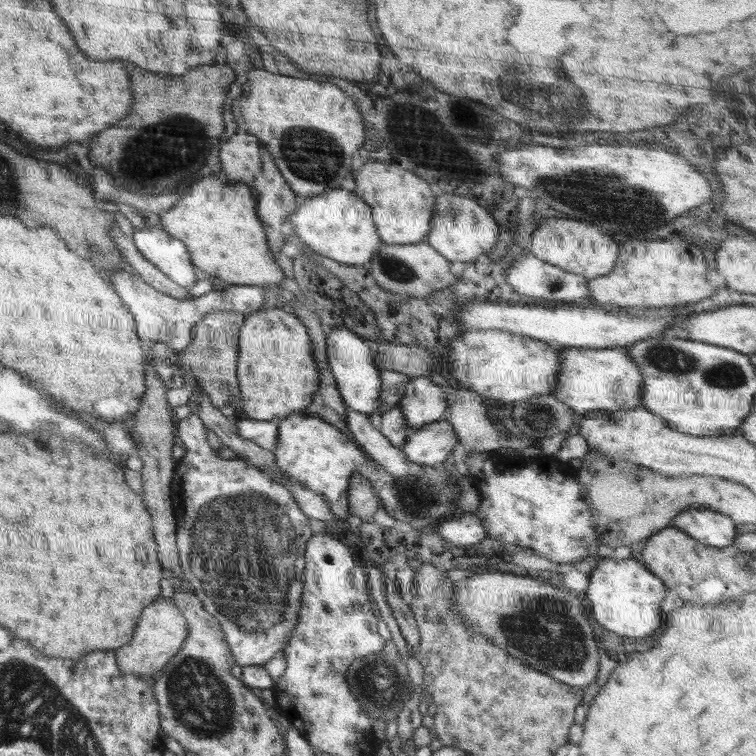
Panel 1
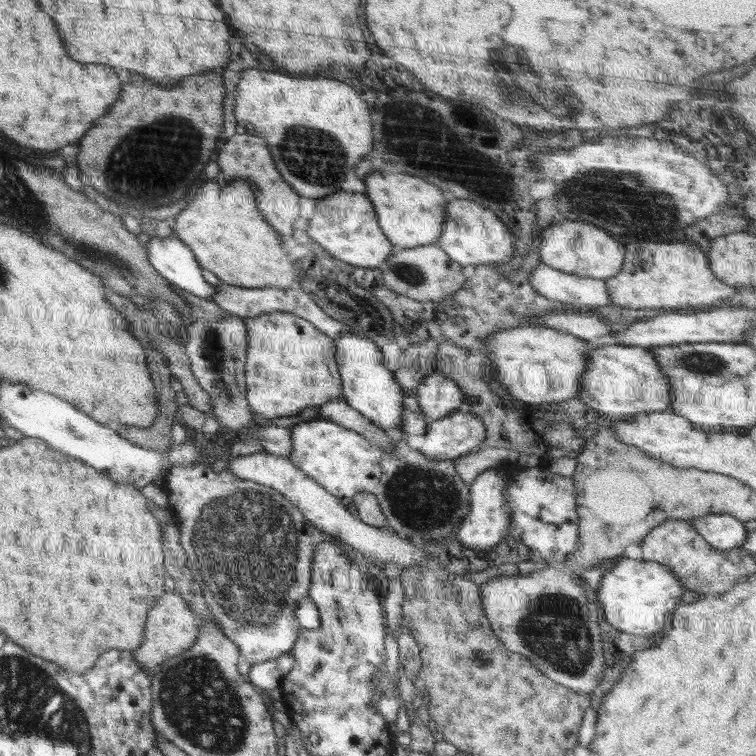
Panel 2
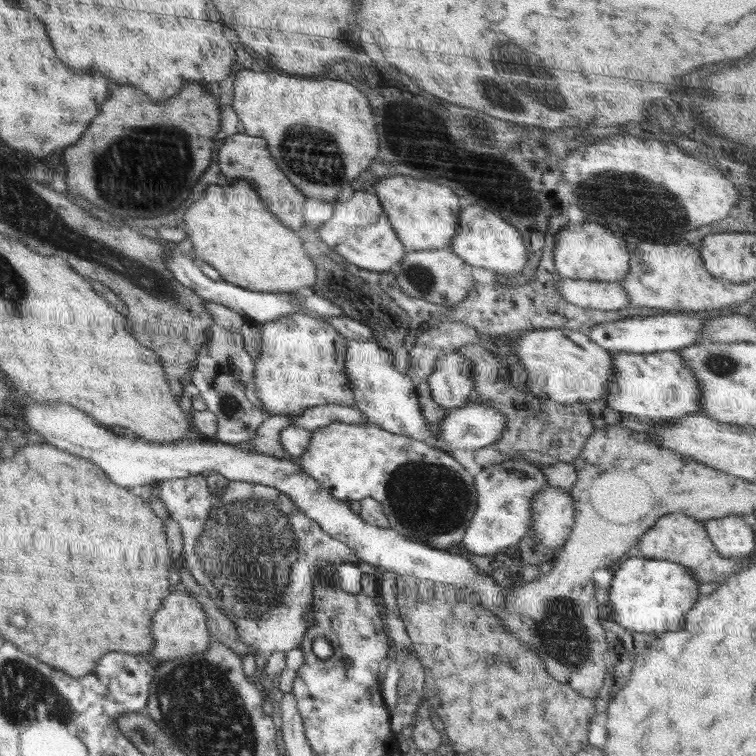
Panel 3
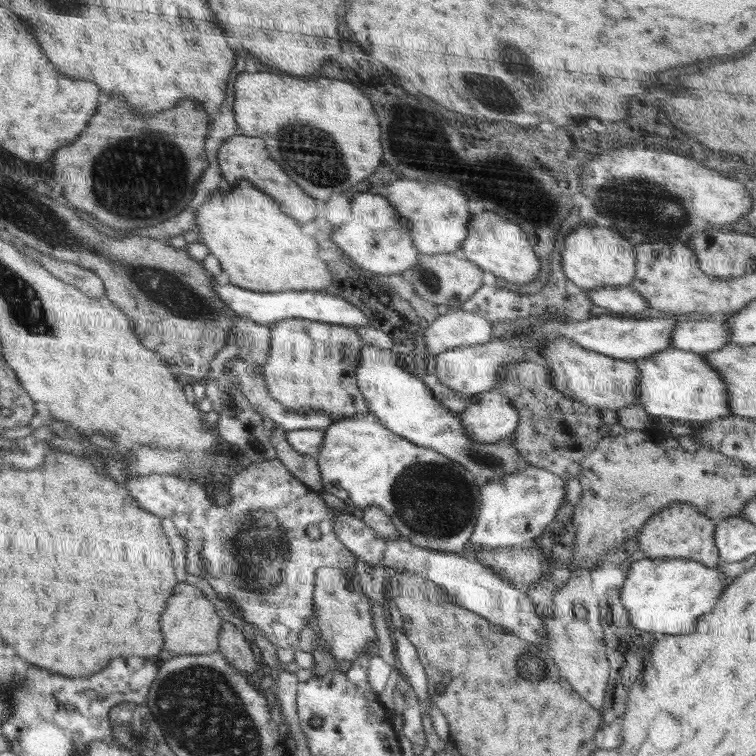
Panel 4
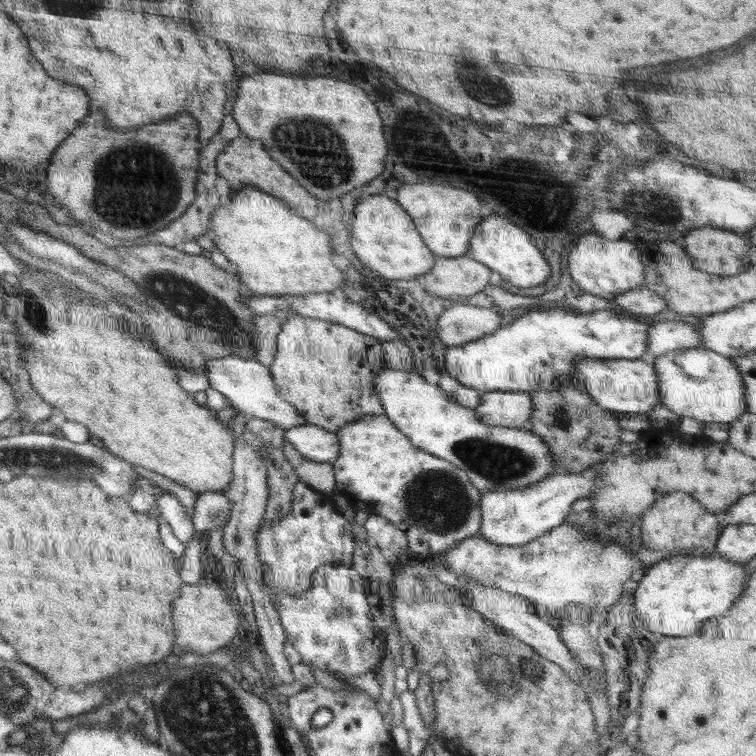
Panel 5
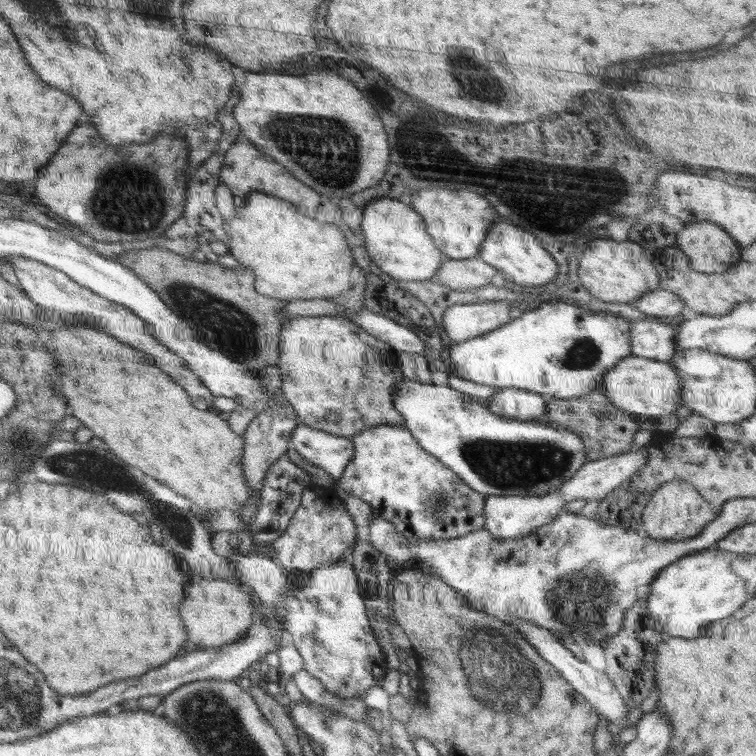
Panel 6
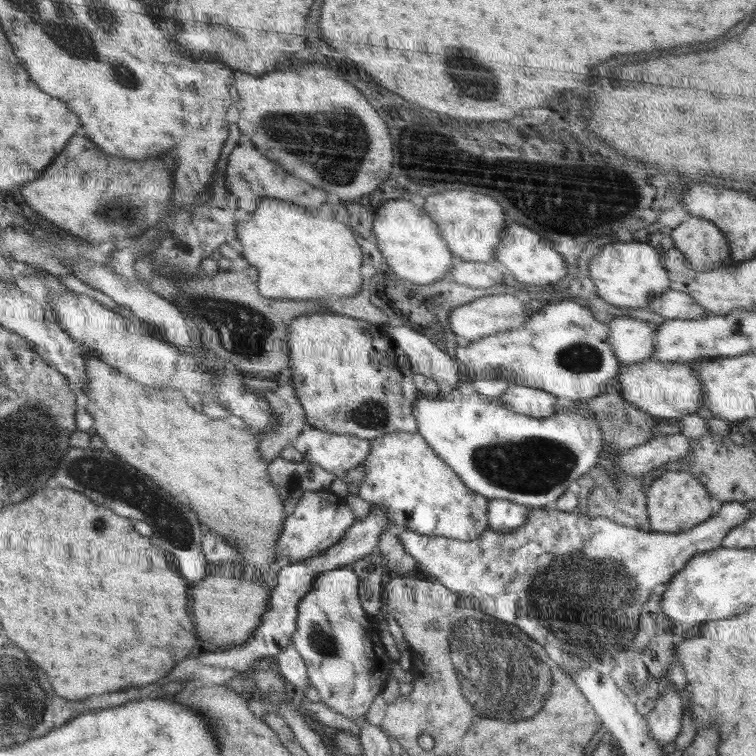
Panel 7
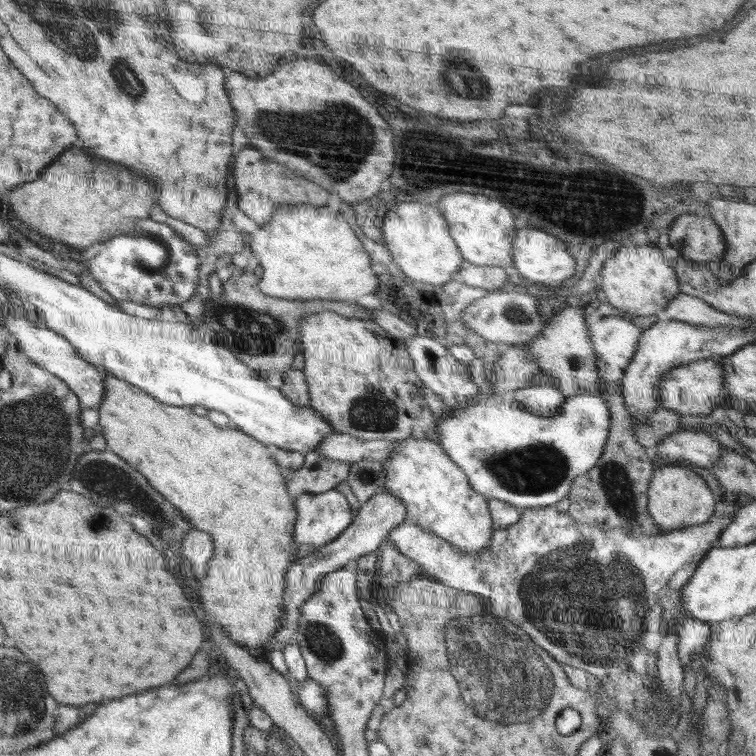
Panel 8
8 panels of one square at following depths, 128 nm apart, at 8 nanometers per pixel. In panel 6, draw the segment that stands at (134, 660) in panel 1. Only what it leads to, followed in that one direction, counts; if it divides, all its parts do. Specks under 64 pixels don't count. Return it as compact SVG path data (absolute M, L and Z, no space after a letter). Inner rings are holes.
M202 578L184 591L185 599L180 606L182 620L188 628L188 638L198 649L215 649L234 643L247 634L254 623L254 603L248 588L240 583L223 579Z

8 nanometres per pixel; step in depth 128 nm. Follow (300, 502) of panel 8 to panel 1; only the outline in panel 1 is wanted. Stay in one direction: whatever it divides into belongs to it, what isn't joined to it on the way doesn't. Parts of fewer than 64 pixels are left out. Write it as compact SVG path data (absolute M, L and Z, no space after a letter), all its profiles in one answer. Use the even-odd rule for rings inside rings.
M192 395L187 405L192 414L182 420L176 421L175 436L184 443L186 454L175 466L174 479L171 486L171 502L174 517L176 518L177 534L176 542L179 551L179 560L185 580L191 585L196 596L202 600L206 610L219 622L226 641L230 645L230 653L234 657L234 664L244 667L248 665L264 665L274 658L276 652L288 647L294 628L299 622L300 598L303 590L303 571L305 570L305 548L308 540L314 534L310 529L310 520L295 504L291 493L282 484L274 482L268 473L262 472L258 467L252 466L242 459L224 459L216 453L206 441L206 426L196 414L199 395Z

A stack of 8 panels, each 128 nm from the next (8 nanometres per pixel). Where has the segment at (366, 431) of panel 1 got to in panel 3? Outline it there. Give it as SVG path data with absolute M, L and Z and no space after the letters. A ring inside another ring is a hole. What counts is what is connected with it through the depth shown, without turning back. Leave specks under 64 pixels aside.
M322 404L322 406L310 407L296 415L288 415L288 418L292 418L292 426L300 426L309 431L318 430L336 421L348 424L368 421L356 407L342 406L342 404Z

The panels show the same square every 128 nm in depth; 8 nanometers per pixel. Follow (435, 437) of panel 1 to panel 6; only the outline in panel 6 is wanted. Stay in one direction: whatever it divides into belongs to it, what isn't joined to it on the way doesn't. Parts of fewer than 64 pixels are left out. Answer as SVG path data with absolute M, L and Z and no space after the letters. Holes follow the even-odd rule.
M506 387L486 400L486 408L502 417L530 421L544 415L547 401L548 398L538 392Z

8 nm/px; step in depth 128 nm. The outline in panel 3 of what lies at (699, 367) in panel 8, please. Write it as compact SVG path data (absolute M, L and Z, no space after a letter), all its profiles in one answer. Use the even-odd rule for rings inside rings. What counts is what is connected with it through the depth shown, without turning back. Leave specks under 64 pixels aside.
M568 328L534 330L522 338L516 338L510 345L526 372L525 388L529 394L560 404L604 401L608 395L610 376L614 374L610 353L582 332Z

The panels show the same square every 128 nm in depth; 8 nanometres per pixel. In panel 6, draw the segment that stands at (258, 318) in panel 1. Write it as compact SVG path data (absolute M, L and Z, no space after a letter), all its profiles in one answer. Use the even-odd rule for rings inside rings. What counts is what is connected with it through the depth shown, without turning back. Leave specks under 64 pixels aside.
M348 317L290 318L279 334L281 390L294 407L299 424L350 437L378 424L403 426L392 392L404 380L393 345L367 333Z

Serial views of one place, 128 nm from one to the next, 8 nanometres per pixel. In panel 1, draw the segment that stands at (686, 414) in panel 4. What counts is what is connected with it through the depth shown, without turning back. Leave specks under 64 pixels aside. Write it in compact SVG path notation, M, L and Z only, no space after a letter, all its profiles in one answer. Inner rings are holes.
M626 346L612 348L572 347L562 350L560 370L556 374L554 396L564 401L574 412L592 410L630 410L640 407L644 377L634 360L630 359Z

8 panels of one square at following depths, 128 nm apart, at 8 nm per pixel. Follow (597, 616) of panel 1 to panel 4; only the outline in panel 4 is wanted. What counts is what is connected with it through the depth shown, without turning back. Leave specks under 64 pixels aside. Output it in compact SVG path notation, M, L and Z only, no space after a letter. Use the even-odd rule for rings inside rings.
M642 558L630 566L620 590L620 601L628 610L629 623L634 628L648 634L688 634L694 632L696 618L708 614L718 596L724 592L729 583L724 576L720 567L709 568L696 560Z

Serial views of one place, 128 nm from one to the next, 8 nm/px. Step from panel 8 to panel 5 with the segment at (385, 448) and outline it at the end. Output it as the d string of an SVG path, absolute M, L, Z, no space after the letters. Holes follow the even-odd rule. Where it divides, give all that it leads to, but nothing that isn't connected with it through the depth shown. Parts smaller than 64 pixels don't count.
M310 423L289 428L285 432L285 440L314 462L332 463L340 454L338 435Z

